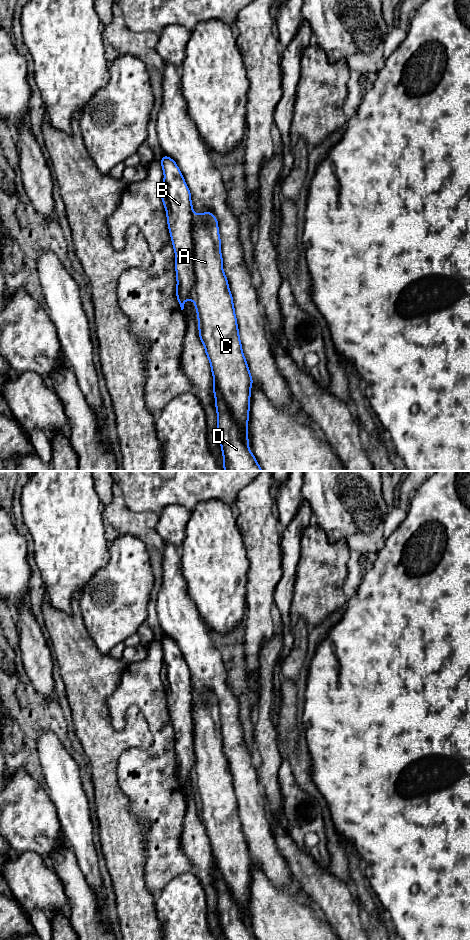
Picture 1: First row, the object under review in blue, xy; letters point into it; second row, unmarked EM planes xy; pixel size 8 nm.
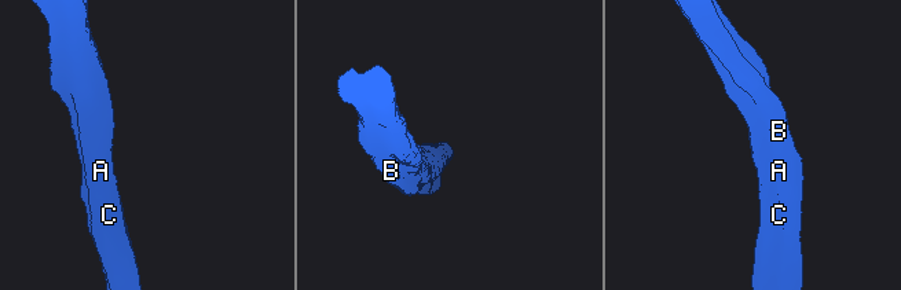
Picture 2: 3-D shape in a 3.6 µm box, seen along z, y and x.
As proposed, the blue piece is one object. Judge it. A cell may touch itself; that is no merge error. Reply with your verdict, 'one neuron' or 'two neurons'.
one neuron

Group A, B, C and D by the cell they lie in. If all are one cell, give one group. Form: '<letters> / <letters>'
A B C D

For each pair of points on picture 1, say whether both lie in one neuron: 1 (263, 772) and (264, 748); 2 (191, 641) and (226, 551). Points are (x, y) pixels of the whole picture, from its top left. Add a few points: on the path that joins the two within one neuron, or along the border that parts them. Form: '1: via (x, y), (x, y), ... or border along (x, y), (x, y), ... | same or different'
1: via (265, 766), (265, 754) | same
2: border along (189, 595), (206, 626) | different

